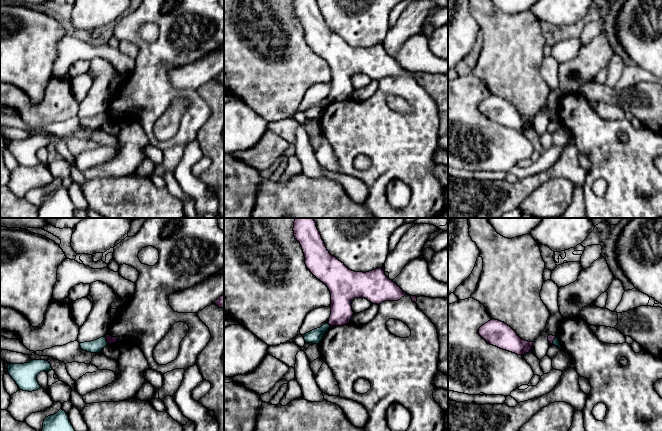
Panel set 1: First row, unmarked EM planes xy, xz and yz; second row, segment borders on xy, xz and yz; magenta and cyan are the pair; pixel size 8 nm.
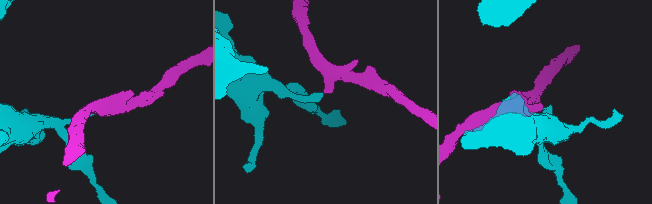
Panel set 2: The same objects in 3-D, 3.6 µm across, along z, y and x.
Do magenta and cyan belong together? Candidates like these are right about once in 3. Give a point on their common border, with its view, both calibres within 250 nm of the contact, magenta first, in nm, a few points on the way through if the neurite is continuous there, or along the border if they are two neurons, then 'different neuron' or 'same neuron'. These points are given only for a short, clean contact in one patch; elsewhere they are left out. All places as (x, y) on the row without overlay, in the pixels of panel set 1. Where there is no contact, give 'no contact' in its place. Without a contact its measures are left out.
xy (106, 116) | 60/110 nm | along xy (105, 112), (105, 116), (108, 119) | different neuron

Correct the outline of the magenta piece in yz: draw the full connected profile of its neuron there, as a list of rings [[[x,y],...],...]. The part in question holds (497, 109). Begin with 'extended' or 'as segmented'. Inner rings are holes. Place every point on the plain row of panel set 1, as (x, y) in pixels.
as segmented; [[[495,95],[482,101],[479,111],[487,119],[517,131],[531,128],[534,119],[521,115],[510,102]]]

